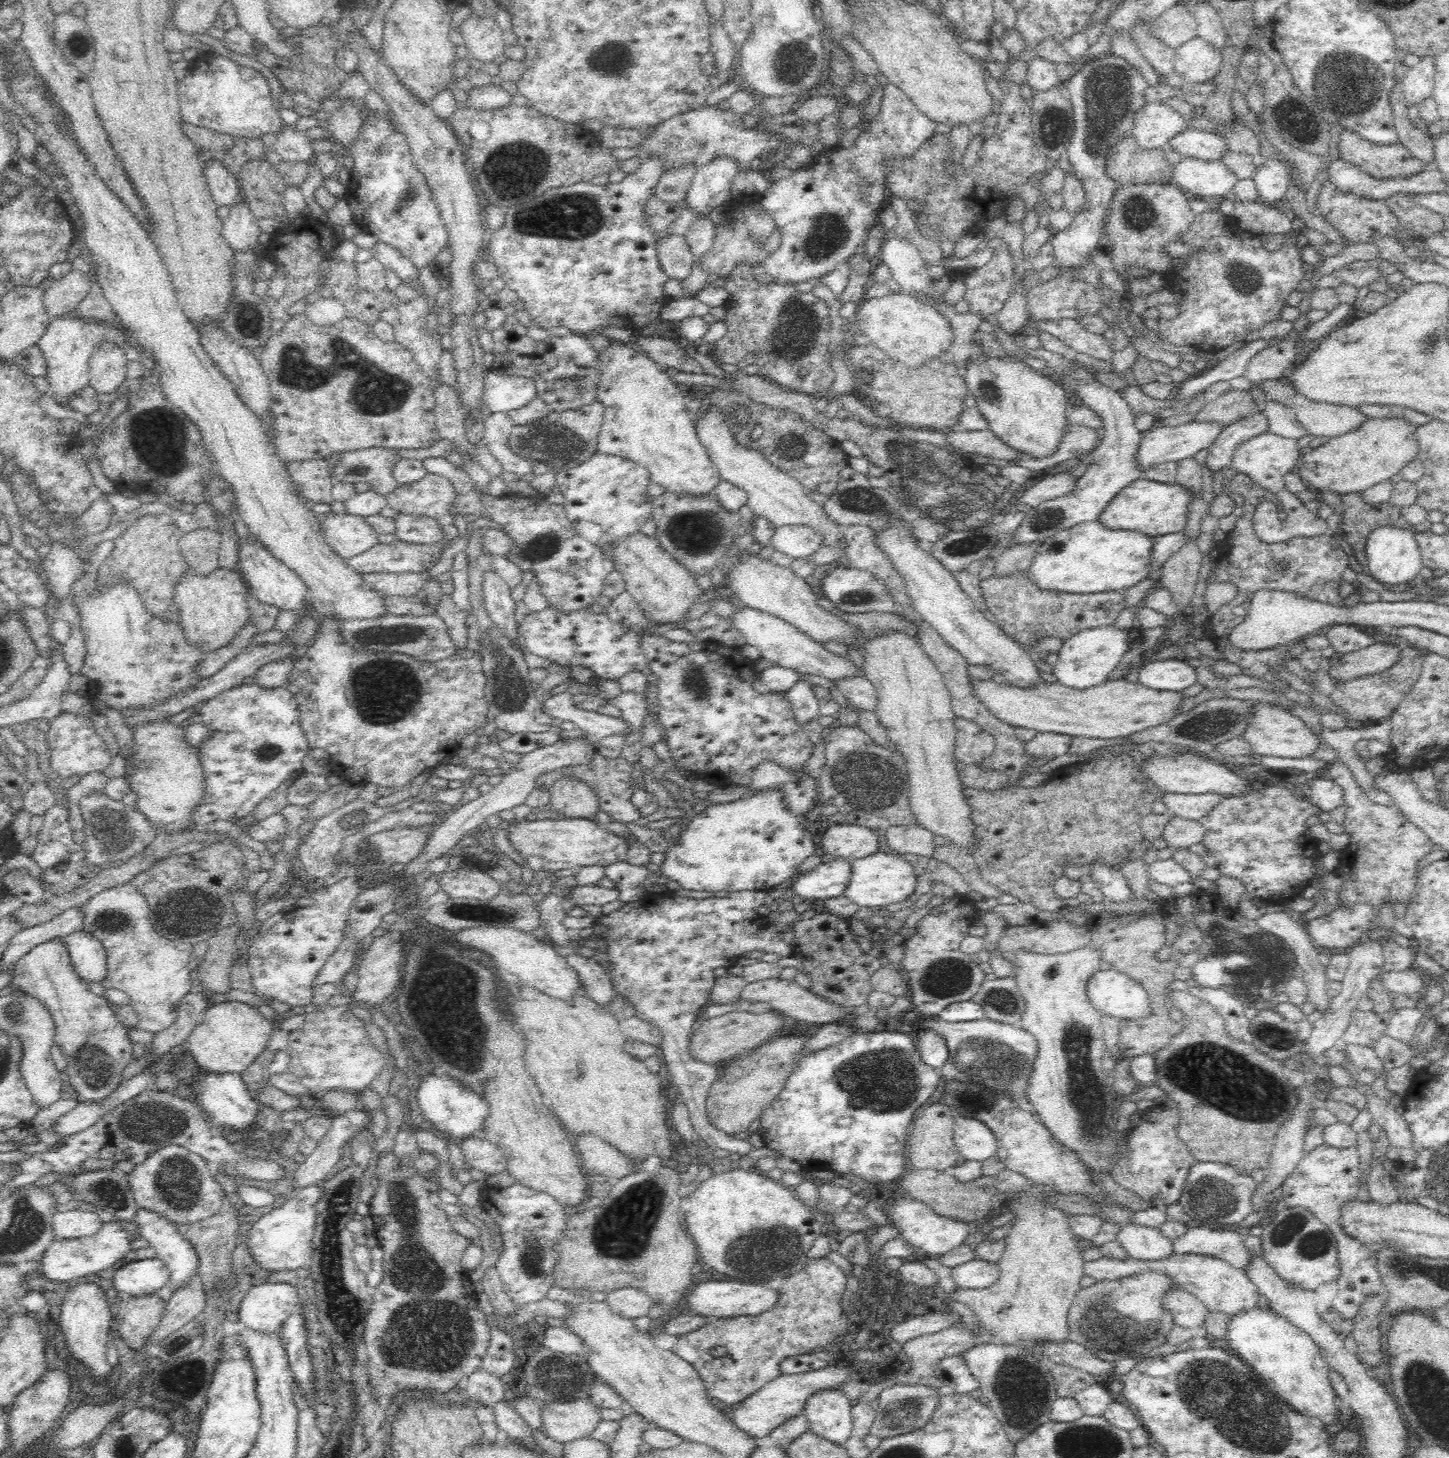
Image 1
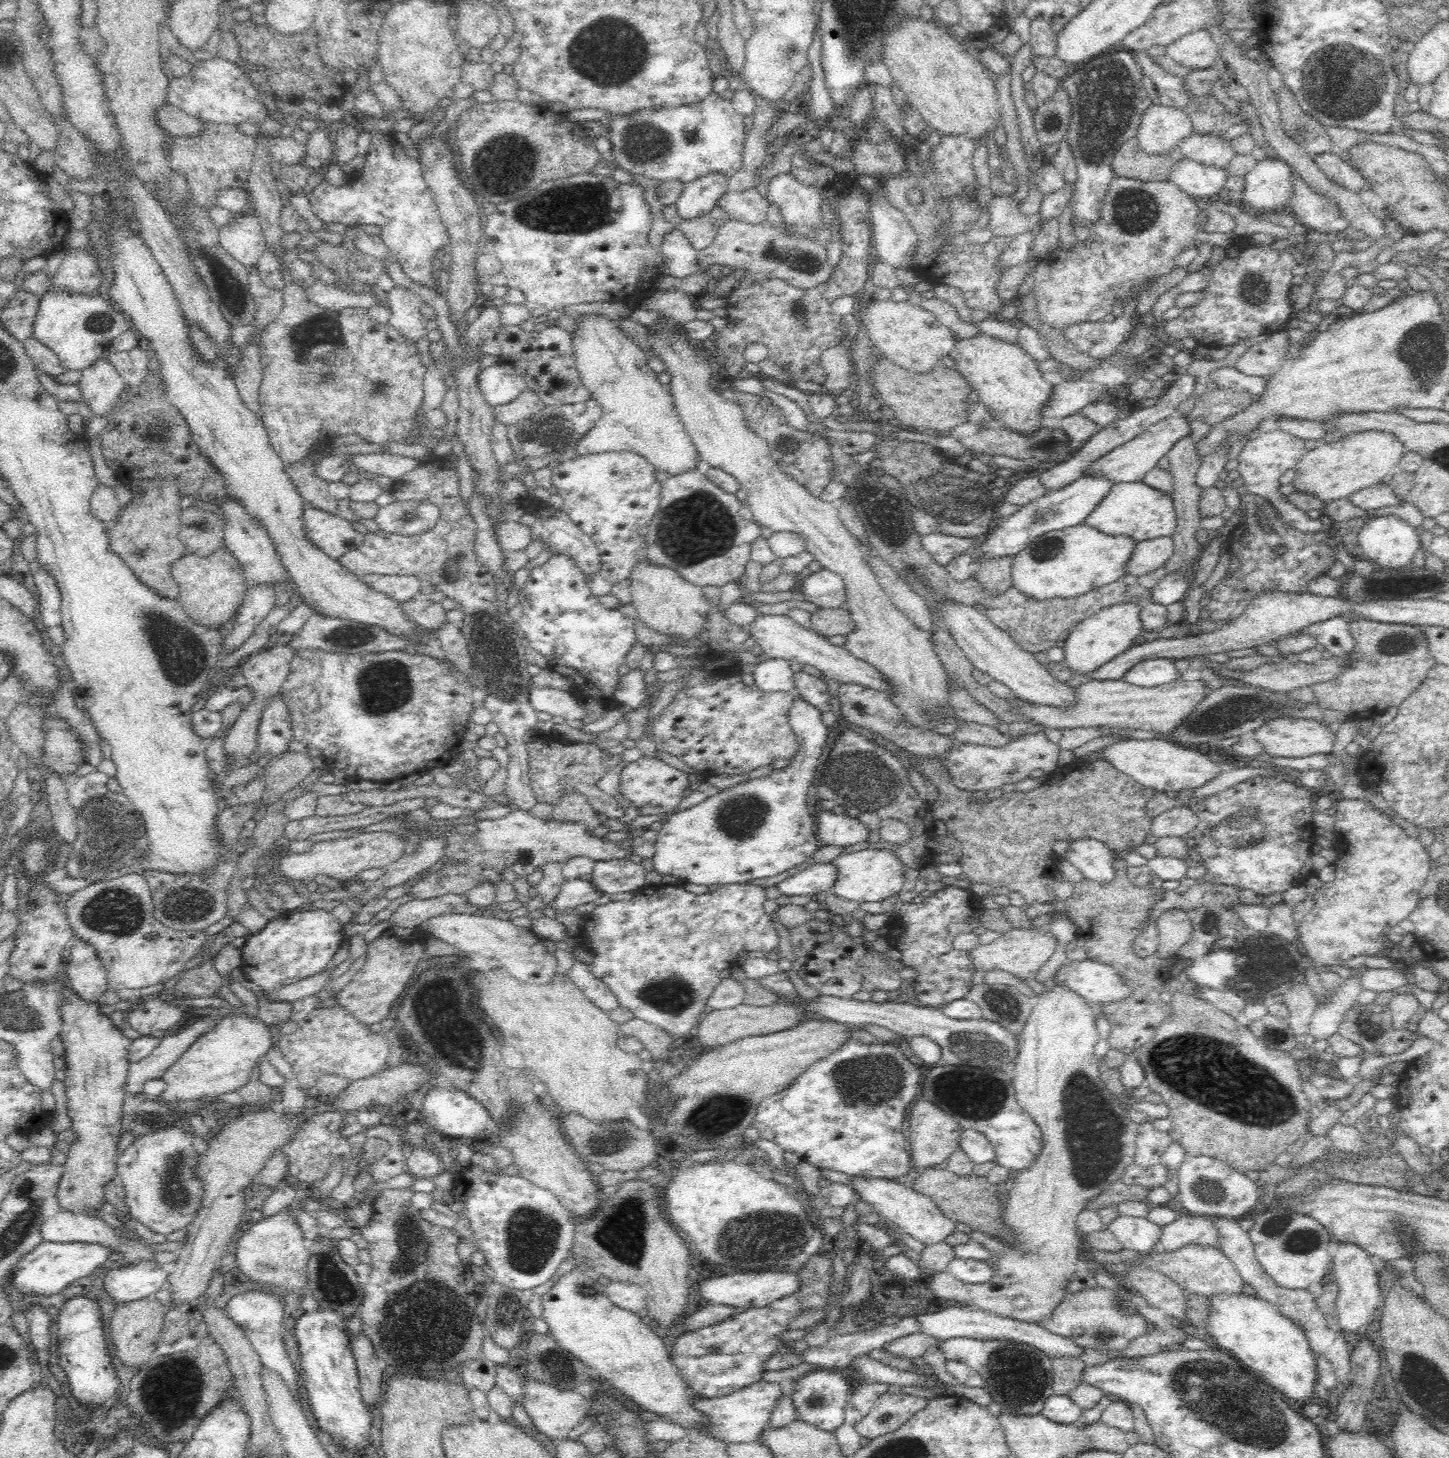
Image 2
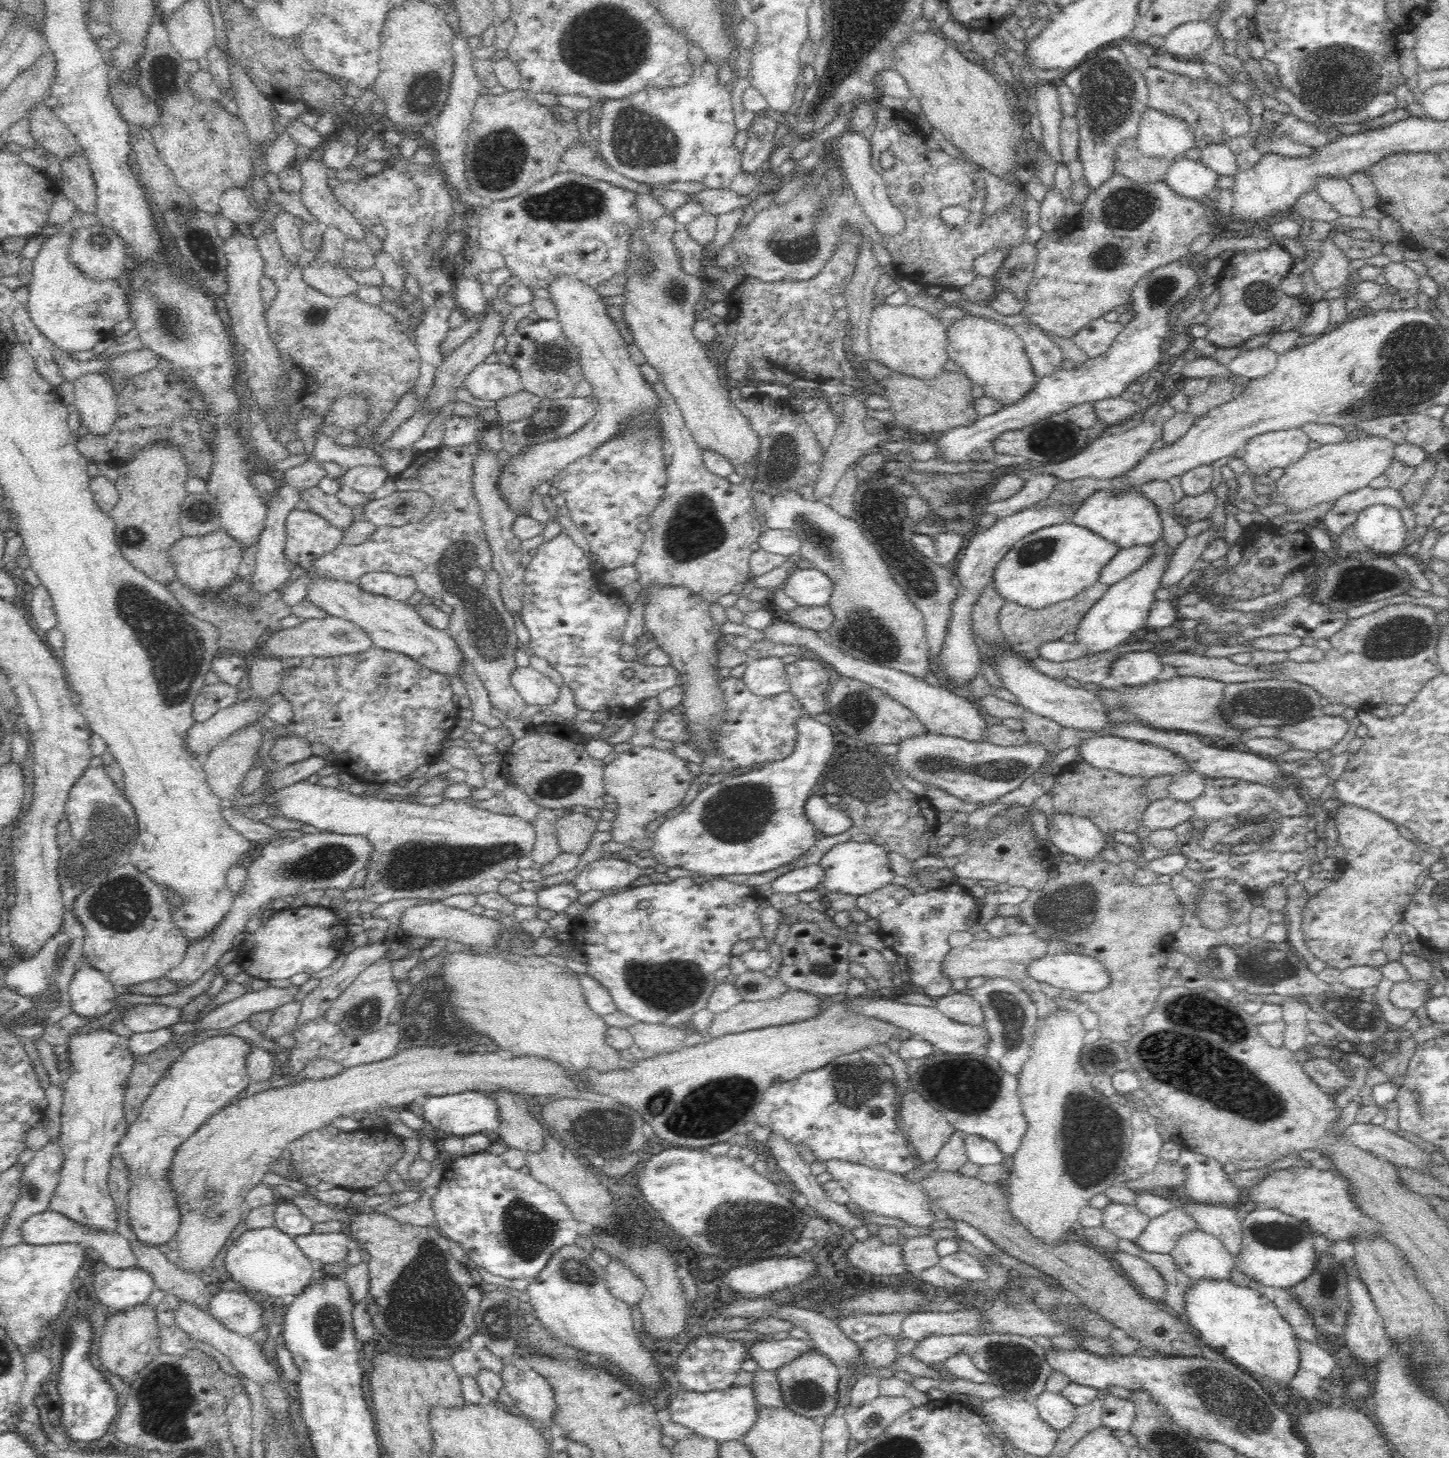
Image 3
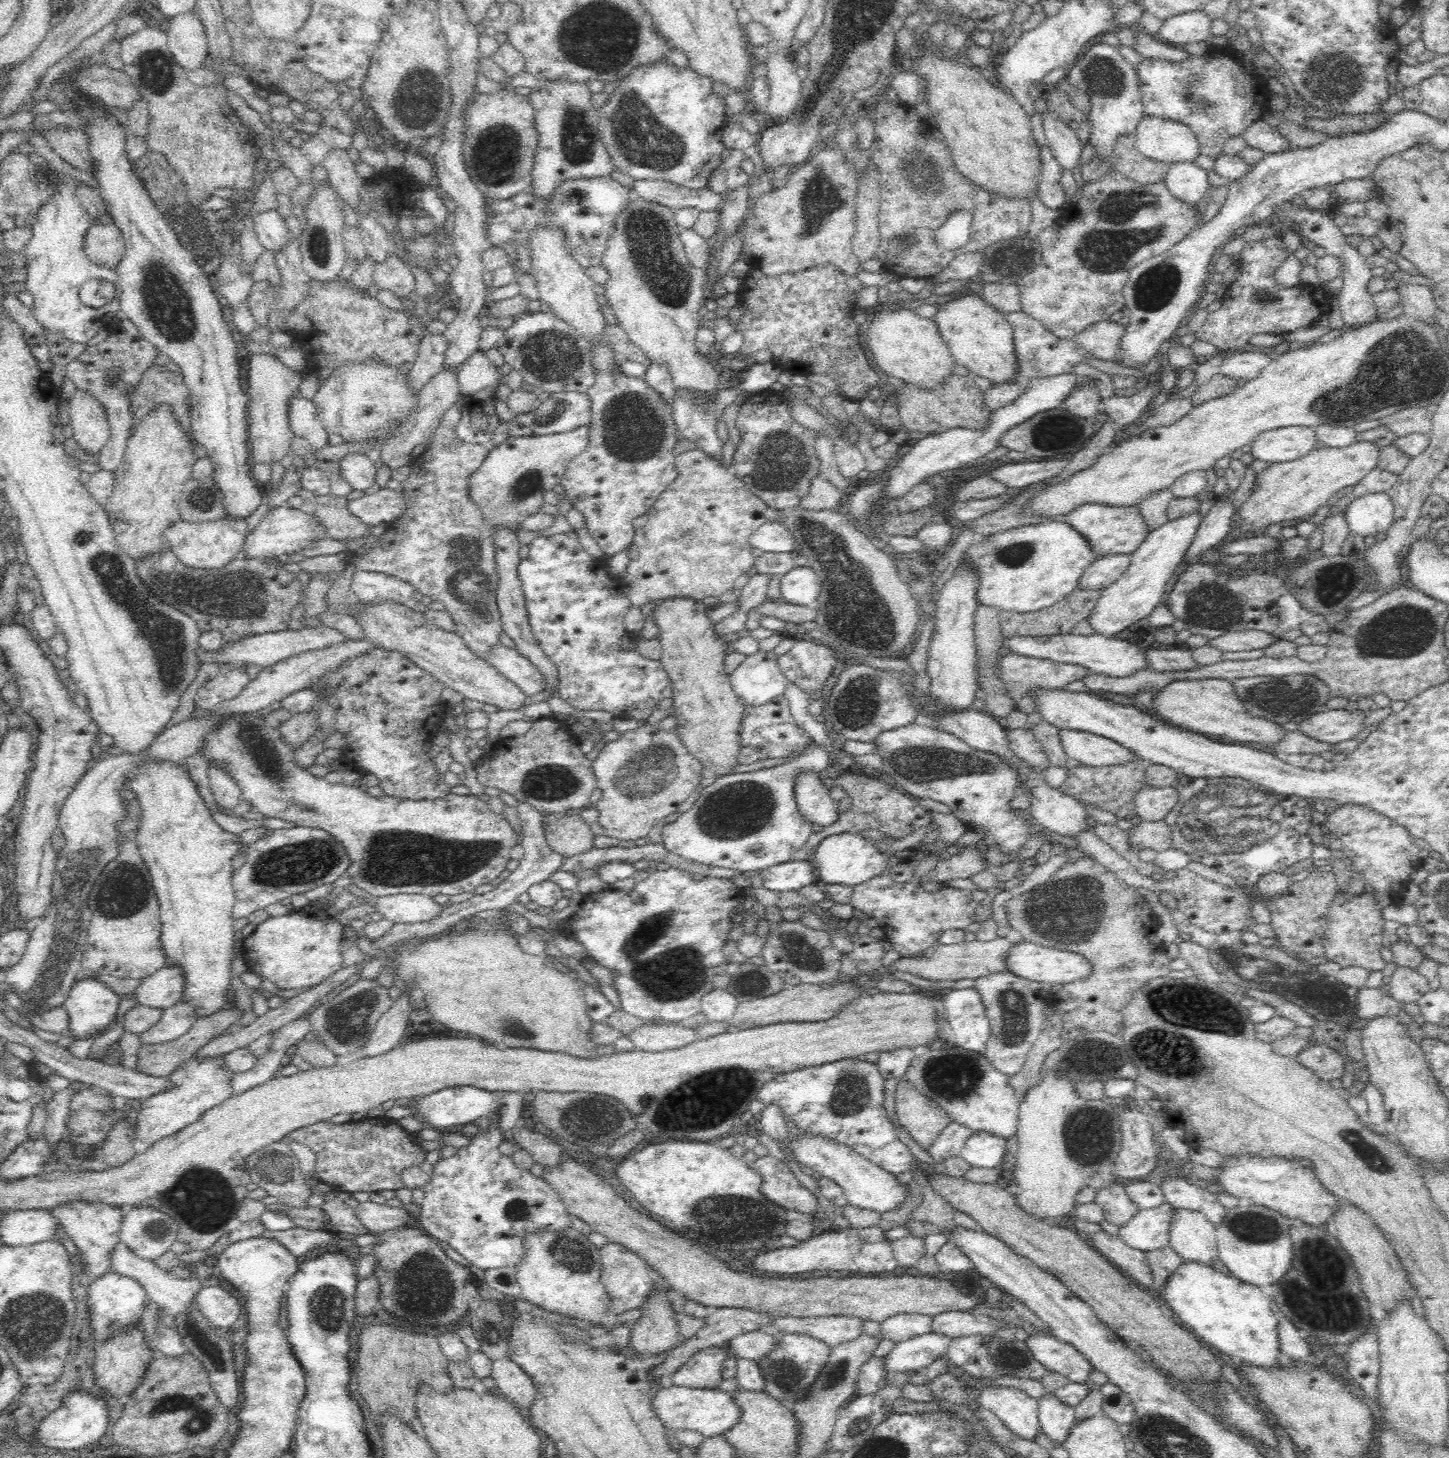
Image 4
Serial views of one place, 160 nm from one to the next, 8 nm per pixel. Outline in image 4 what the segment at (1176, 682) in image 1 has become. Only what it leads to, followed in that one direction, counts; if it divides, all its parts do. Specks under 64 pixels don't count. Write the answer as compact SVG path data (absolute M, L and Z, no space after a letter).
M1055 634L1041 637L1012 637L1004 642L1014 653L1030 658L1043 658L1064 664L1078 664L1091 670L1092 674L1102 674L1110 677L1124 678L1138 671L1149 669L1145 650L1140 649L1130 641L1106 638L1100 635Z

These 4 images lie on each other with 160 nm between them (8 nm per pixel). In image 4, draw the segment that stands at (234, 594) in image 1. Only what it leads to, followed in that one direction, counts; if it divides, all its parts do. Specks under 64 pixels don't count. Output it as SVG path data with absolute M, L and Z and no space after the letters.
M224 517L214 522L191 524L180 520L166 532L169 550L176 558L190 569L222 570L232 559L241 557L247 538L245 520L233 520Z

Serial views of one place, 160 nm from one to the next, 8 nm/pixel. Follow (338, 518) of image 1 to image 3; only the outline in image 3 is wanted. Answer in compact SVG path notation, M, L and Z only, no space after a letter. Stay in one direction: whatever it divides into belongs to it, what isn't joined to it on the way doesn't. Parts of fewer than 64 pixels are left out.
M294 510L286 522L288 542L285 557L289 564L308 564L322 558L341 546L350 534L338 529L320 514L311 511Z

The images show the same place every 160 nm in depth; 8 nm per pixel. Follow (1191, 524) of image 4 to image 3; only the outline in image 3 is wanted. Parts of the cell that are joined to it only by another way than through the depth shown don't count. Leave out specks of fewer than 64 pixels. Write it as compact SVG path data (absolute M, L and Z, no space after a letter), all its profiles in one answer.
M1166 540L1154 543L1155 557L1150 559L1136 572L1111 585L1108 592L1092 609L1083 616L1074 635L1074 643L1080 644L1084 656L1093 655L1115 649L1122 645L1127 638L1141 628L1146 628L1149 611L1155 602L1154 590L1160 587L1160 576L1164 574L1169 559L1166 557Z

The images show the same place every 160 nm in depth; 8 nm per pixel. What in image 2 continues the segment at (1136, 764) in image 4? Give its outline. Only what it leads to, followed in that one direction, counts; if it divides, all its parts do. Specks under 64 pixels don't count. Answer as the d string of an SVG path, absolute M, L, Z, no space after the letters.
M914 756L914 762L924 776L936 786L939 795L933 804L933 815L943 820L947 826L948 835L954 837L962 845L963 857L959 865L962 867L965 879L971 883L988 884L994 889L1008 889L1018 892L1024 902L1030 905L1052 904L1055 899L1053 884L1038 886L1032 884L1030 868L1042 868L1046 860L1050 860L1050 852L1054 842L1070 844L1078 839L1096 839L1108 847L1114 858L1122 852L1132 852L1144 843L1148 834L1151 834L1151 820L1145 816L1147 802L1156 795L1154 789L1140 786L1133 778L1118 770L1111 762L1104 759L1086 762L1072 761L1060 768L1056 775L1049 777L1049 782L1028 791L1012 791L997 798L986 796L974 798L972 790L964 790L954 786L950 773L936 757Z

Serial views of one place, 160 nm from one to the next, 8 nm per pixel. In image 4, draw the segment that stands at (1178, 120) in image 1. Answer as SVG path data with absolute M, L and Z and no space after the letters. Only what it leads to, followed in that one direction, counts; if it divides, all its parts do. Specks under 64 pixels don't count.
M1145 115L1134 134L1138 152L1155 161L1172 165L1194 161L1199 154L1197 137L1180 122Z

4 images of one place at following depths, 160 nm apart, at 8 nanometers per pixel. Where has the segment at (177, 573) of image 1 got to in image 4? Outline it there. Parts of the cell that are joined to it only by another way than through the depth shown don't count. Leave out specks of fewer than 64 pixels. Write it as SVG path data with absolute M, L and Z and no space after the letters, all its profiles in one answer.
M170 405L157 406L133 430L118 469L113 472L115 486L104 507L117 546L134 560L142 561L169 550L166 532L180 522L178 504L186 482L191 480L195 455L192 445L176 421Z

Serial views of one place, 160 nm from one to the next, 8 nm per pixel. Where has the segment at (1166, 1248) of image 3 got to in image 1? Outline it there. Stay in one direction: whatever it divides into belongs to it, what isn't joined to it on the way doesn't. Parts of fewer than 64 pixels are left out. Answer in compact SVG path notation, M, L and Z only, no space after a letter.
M1189 1227L1187 1234L1173 1241L1176 1254L1208 1255L1224 1259L1237 1269L1247 1271L1252 1253L1244 1245L1245 1234L1236 1228Z

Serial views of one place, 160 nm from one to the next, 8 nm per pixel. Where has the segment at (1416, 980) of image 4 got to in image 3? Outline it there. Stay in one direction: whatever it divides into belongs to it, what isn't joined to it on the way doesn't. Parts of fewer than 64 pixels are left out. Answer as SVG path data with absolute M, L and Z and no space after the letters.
M1412 979L1412 982L1395 984L1389 992L1389 1002L1401 1010L1422 1013L1429 997L1428 984Z

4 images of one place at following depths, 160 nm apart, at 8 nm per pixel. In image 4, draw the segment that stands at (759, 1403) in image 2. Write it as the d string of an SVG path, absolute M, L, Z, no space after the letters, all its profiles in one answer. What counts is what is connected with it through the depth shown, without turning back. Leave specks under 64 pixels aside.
M676 1385L663 1387L655 1394L652 1408L670 1433L676 1430L694 1430L702 1434L705 1440L725 1435L742 1418L742 1411L736 1404L734 1393L722 1391L720 1388L693 1389Z

